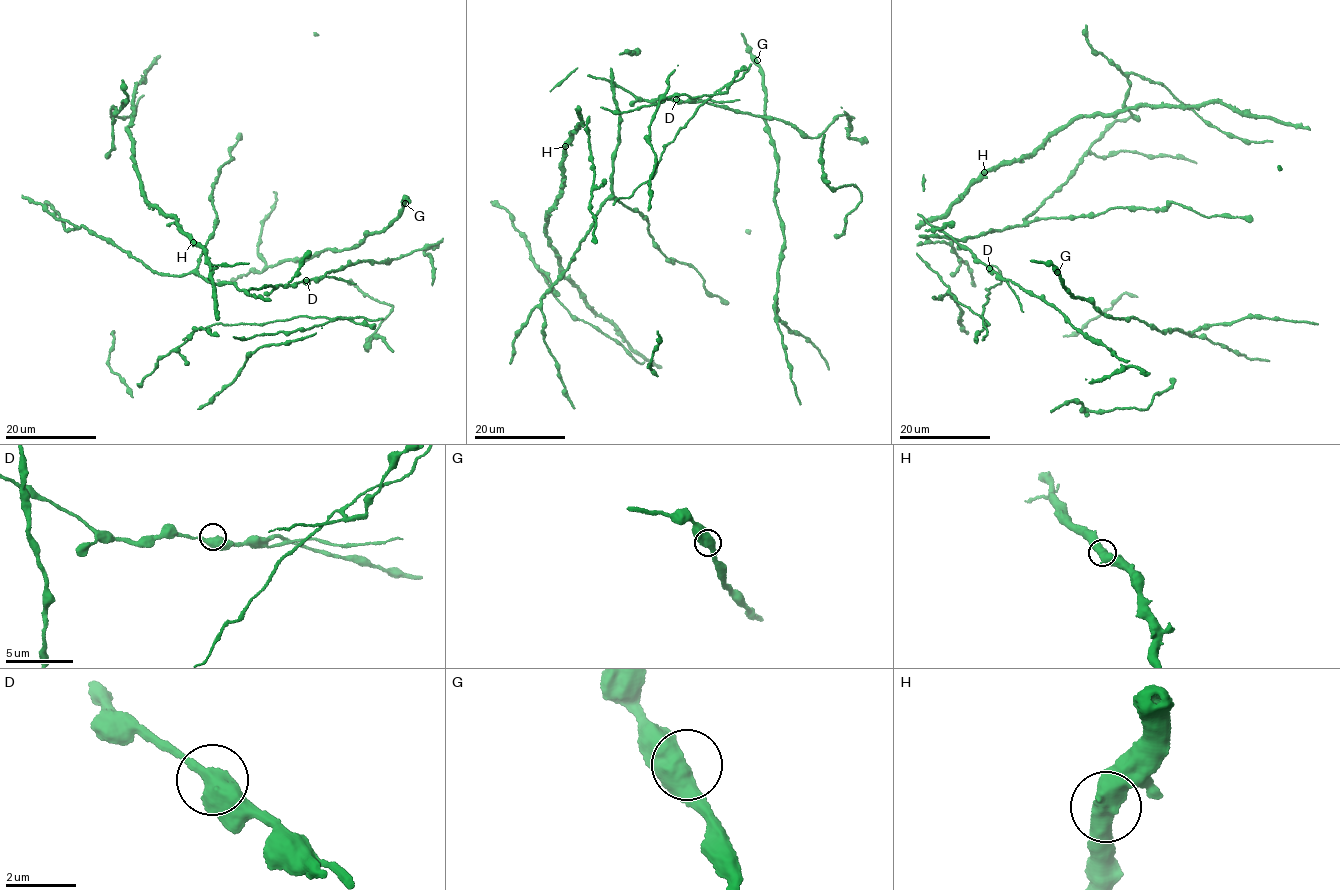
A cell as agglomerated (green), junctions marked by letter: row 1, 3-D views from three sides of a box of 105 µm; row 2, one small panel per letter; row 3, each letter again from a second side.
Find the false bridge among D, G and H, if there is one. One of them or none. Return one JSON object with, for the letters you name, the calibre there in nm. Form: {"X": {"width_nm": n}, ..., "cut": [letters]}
{"cut": []}

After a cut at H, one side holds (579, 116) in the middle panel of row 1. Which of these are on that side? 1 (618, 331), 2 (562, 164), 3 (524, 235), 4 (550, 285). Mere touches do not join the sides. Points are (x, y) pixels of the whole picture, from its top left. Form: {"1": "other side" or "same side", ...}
{"1": "other side", "2": "other side", "3": "same side", "4": "same side"}

